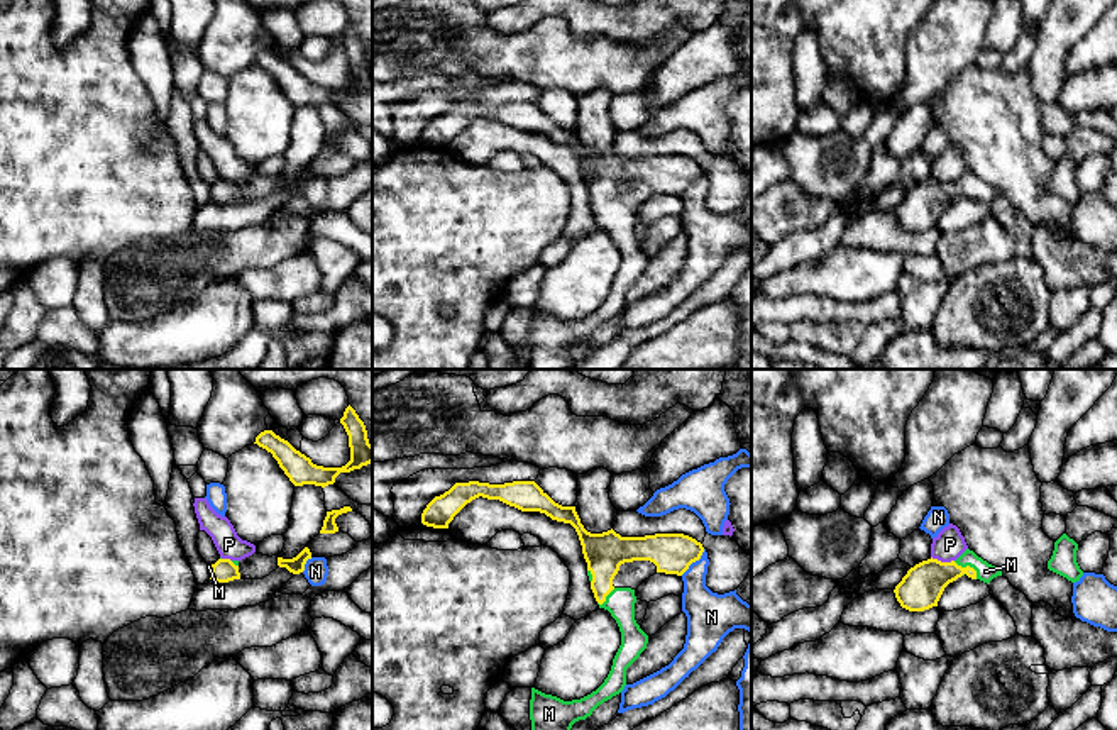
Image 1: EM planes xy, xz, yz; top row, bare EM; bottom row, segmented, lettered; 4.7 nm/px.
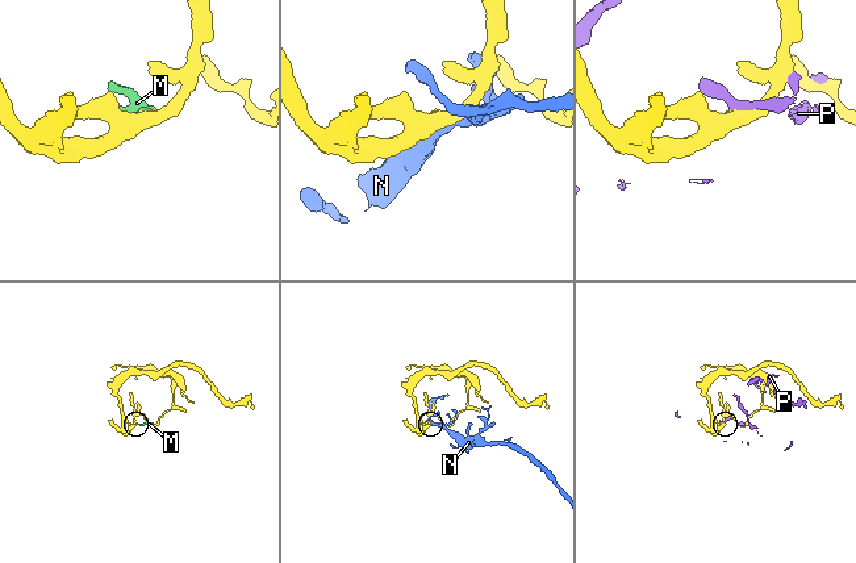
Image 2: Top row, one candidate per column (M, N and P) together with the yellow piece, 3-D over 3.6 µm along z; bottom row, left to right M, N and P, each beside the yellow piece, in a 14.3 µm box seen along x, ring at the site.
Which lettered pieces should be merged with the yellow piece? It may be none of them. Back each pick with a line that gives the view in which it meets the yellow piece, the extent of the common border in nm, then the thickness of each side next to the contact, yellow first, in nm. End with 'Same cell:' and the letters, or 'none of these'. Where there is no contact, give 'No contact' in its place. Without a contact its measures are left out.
M: Touches yellow in yz. Shared border 150 nm. Thickness 200 nm (yellow) against 90 nm
Same cell: M

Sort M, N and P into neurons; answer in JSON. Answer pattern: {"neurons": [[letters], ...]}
{"neurons": [["M"], ["N"], ["P"]]}

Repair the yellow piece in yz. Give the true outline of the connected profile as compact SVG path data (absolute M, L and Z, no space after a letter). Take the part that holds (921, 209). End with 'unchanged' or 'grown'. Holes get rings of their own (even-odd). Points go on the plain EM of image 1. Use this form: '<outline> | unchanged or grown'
M966 169L956 181L927 180L907 191L894 213L902 229L924 232L938 227L944 208L961 196L990 203L1002 191Z | grown

